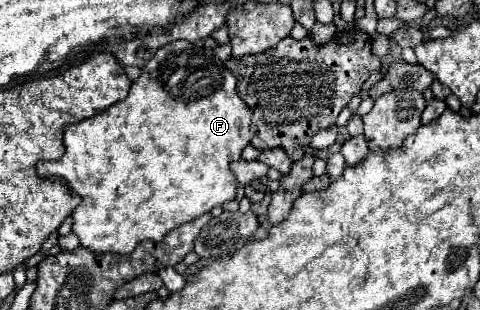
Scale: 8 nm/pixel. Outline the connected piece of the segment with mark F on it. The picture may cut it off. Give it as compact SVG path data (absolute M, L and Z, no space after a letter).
M176 40L176 42L162 46L152 56L152 60L148 60L148 64L142 68L140 78L132 84L128 98L112 104L108 110L104 110L104 112L100 112L92 118L86 118L82 122L76 122L76 124L70 124L68 128L64 128L66 156L56 160L56 162L40 162L36 170L38 170L40 176L42 174L56 174L56 176L64 178L70 184L70 188L82 196L82 204L72 214L72 218L74 218L72 232L78 236L78 240L84 248L90 248L92 252L130 254L140 242L144 242L144 240L160 242L172 228L176 228L176 226L180 226L188 220L194 220L204 212L212 212L214 206L220 206L220 204L236 198L238 180L236 180L236 176L232 176L228 166L230 166L230 162L240 160L242 148L248 146L250 140L254 138L254 130L250 126L250 120L252 120L252 110L236 94L236 78L224 66L224 62L220 58L216 58L208 48L194 48L194 44L188 44L186 40Z

